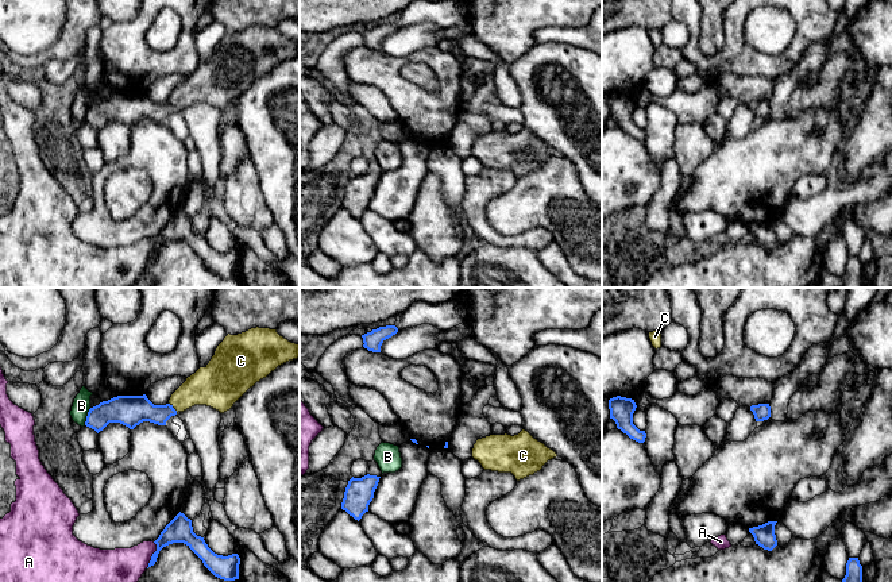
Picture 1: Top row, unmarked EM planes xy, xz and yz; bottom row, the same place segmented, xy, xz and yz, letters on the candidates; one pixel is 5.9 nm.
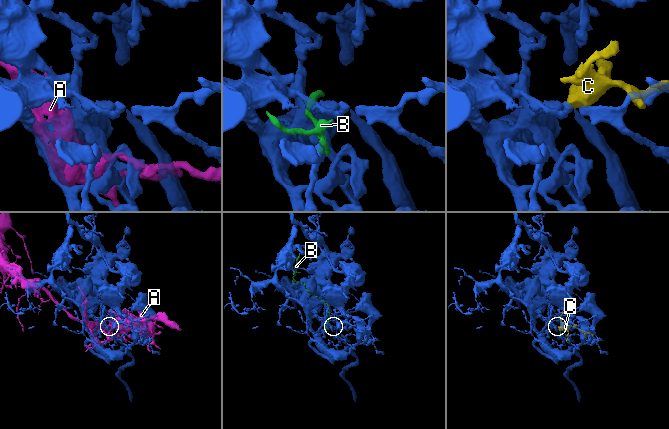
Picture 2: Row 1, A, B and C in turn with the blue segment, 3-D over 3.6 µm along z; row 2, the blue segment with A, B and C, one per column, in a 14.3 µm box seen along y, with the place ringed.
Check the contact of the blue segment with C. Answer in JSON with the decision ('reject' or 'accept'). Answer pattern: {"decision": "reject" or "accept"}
{"decision": "accept"}

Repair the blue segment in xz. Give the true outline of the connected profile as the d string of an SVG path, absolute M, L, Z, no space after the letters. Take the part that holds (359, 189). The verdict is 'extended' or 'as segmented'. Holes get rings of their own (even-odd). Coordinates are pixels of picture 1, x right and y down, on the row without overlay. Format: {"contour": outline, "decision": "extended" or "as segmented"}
{"contour": "M370 171L362 176L352 174L345 185L341 207L359 219L368 209L379 176Z", "decision": "as segmented"}

